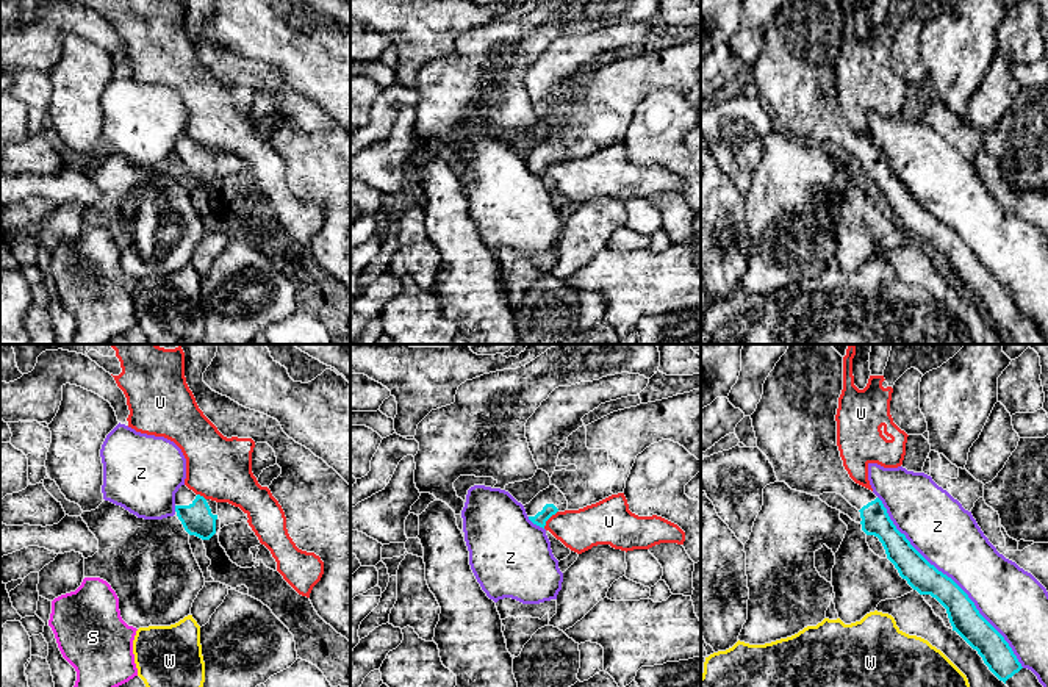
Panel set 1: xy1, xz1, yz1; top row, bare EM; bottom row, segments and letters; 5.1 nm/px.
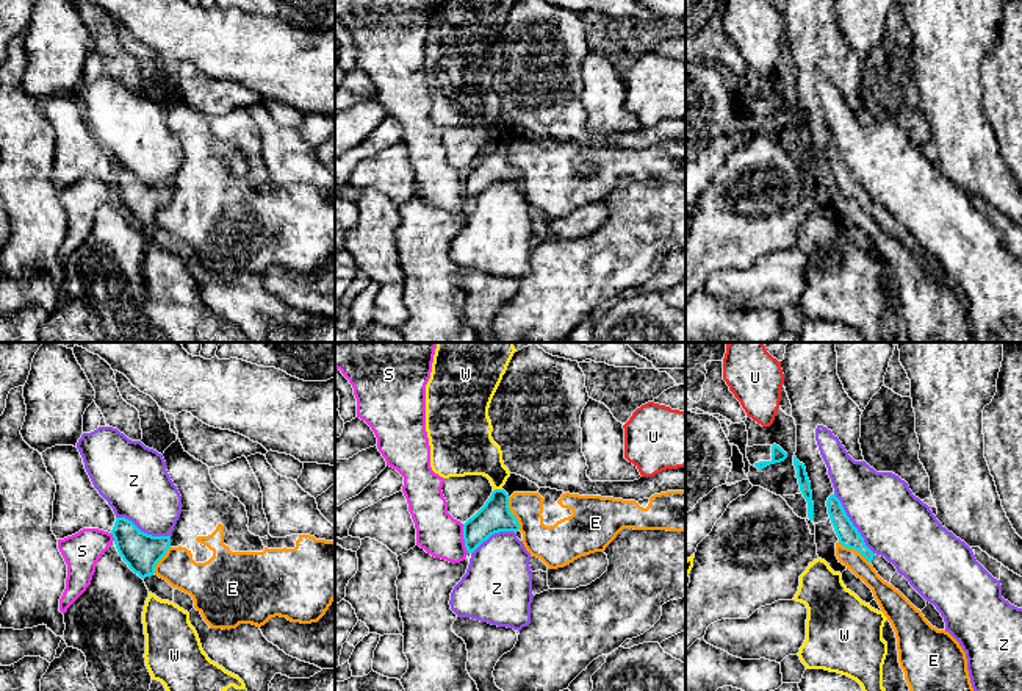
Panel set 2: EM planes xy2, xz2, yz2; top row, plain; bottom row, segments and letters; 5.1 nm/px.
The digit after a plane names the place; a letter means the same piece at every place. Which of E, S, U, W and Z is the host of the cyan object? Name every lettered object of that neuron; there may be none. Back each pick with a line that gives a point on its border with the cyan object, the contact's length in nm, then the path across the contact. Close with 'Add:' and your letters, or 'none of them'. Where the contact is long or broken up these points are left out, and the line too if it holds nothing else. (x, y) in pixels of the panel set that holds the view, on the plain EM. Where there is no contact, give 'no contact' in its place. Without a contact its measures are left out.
Add: none of them

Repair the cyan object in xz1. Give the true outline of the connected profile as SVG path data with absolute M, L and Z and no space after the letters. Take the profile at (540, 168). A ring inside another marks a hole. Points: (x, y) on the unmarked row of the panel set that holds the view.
M701 38L613 61L572 81L558 103L551 135L524 155L529 169L544 178L557 161L579 160L623 142L637 105L662 89L679 92L701 110Z

